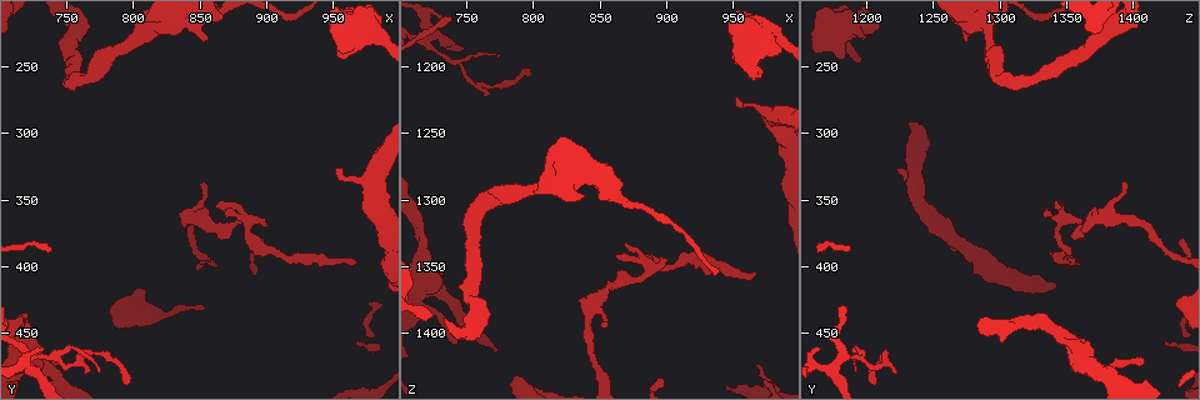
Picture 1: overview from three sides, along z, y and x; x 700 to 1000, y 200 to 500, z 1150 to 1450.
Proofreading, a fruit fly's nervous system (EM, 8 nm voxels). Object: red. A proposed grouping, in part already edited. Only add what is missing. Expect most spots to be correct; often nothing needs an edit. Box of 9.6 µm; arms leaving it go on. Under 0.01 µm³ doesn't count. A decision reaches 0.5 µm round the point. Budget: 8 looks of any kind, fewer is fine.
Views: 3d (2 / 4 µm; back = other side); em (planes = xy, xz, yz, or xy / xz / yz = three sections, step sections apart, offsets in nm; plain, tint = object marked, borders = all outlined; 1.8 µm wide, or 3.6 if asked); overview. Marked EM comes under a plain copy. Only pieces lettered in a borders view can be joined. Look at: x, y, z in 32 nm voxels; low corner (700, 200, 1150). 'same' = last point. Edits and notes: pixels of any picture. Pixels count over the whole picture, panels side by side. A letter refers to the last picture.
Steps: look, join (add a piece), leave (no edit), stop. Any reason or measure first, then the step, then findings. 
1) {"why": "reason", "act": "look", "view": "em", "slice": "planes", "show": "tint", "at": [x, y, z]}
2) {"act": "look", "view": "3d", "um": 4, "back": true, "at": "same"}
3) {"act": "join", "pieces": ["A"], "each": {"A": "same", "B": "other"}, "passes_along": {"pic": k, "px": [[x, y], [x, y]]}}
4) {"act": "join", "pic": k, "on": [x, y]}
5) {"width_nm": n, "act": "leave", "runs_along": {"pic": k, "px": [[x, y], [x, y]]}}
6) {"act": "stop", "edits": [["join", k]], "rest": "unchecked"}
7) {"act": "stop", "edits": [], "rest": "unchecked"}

{"act": "look", "view": "em", "slice": "yz", "step": 8, "show": "borders", "at": [968, 224, 1210]}

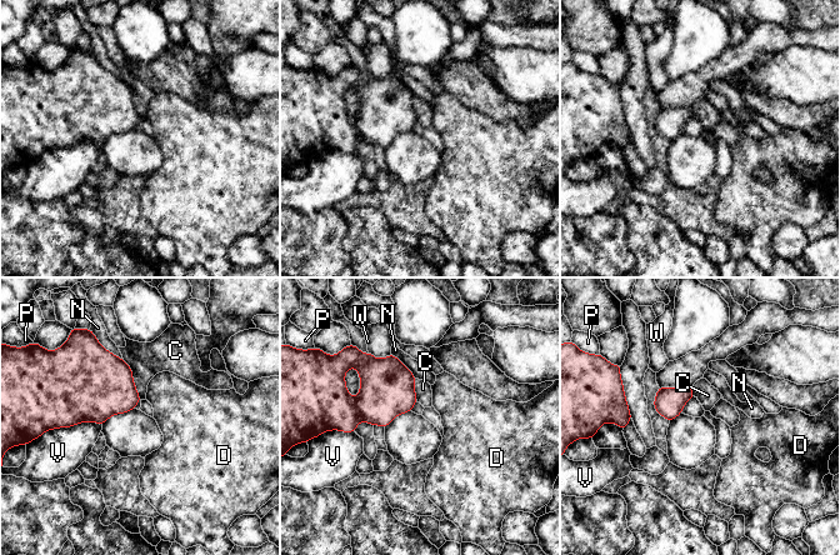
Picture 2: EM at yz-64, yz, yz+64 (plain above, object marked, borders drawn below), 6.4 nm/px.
{"act": "leave", "each": {"C": "other", "D": "other", "N": "other", "P": "other", "V": "other", "W": "other"}, "found": "none of them fits"}

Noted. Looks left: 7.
{"why": "an open end", "act": "look", "view": "em", "slice": "planes", "show": "borders", "at": [966, 396, 1354]}

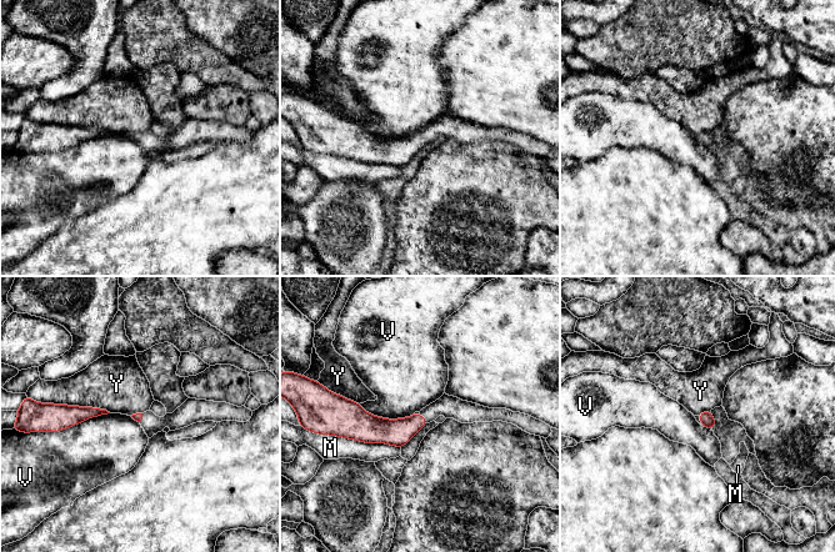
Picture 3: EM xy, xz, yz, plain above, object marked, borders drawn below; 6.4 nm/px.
{"act": "leave", "each": {"M": "other", "V": "other", "Y": "other"}, "runs_along": {"pic": 3, "px": [[345, 410], [368, 428], [421, 422]]}, "found": "no lettered piece goes on from it"}

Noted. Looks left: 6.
{"why": "an open end", "act": "look", "view": "em", "slice": "planes", "show": "borders", "at": [788, 428, 1434]}

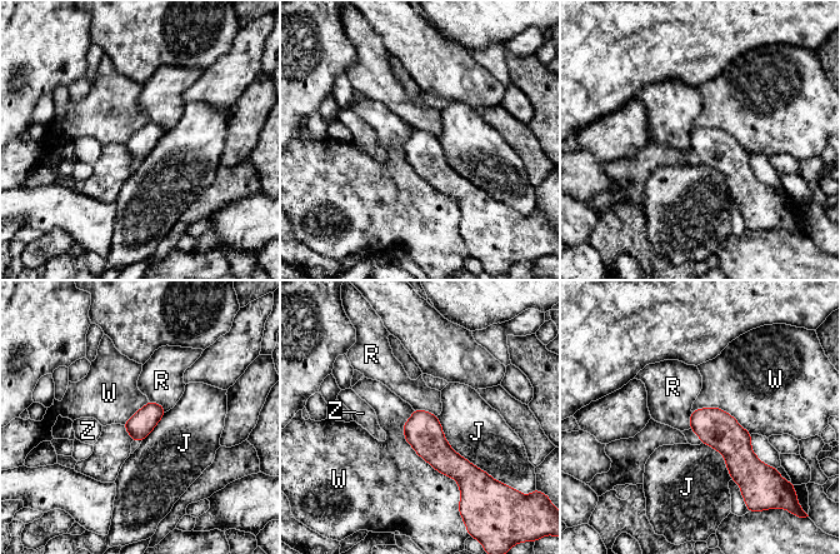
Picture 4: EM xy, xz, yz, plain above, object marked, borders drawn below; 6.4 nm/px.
{"longest_contact_nm": ["W", 650], "act": "leave", "each": {"J": "other", "R": "other", "W": "other", "Z": "other"}, "border": {"pic": 4, "px": [[413, 410], [405, 440], [460, 498]]}, "found": "none of them fits"}

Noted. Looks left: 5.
{"act": "stop", "edits": [], "rest": "unchecked"}

